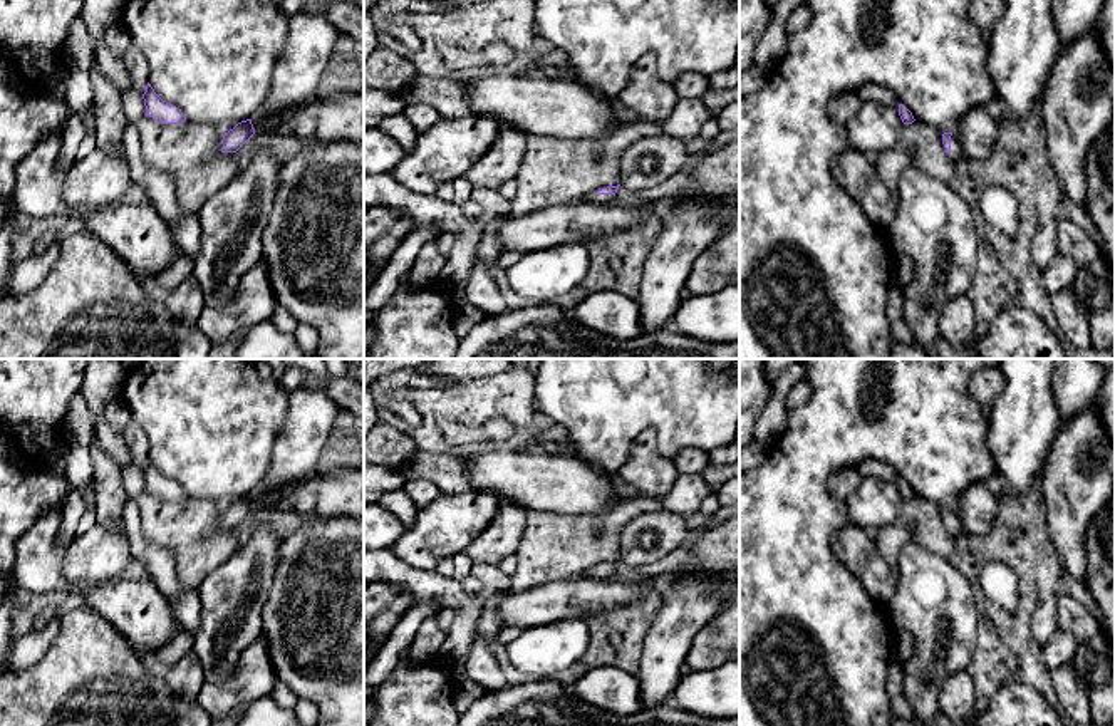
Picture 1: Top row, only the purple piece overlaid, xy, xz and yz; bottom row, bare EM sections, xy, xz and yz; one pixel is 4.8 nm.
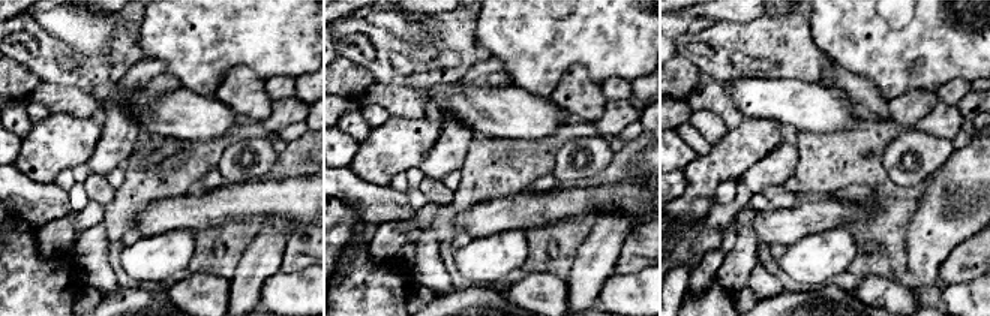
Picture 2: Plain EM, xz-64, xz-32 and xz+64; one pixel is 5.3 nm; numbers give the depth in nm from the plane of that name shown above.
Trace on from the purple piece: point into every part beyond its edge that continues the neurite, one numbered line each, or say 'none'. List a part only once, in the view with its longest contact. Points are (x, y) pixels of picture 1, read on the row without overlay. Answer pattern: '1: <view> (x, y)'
1: yz (956, 528)

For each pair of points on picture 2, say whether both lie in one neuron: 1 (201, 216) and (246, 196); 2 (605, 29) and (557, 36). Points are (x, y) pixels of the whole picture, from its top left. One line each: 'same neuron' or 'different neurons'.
1: same neuron
2: same neuron

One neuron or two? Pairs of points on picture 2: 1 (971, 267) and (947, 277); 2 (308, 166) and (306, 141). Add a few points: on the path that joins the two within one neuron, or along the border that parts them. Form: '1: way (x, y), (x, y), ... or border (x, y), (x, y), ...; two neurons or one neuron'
1: way (965, 267), (953, 271); one neuron
2: way (306, 160), (306, 147); one neuron

